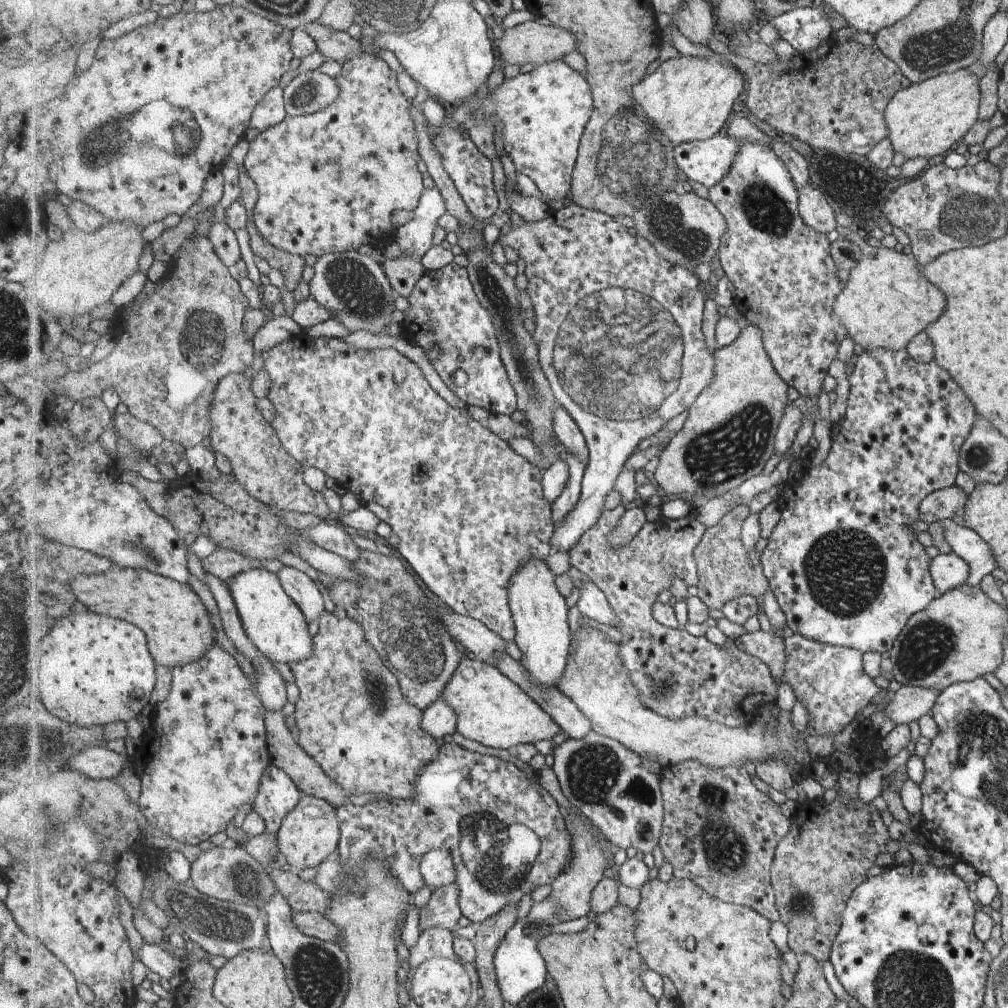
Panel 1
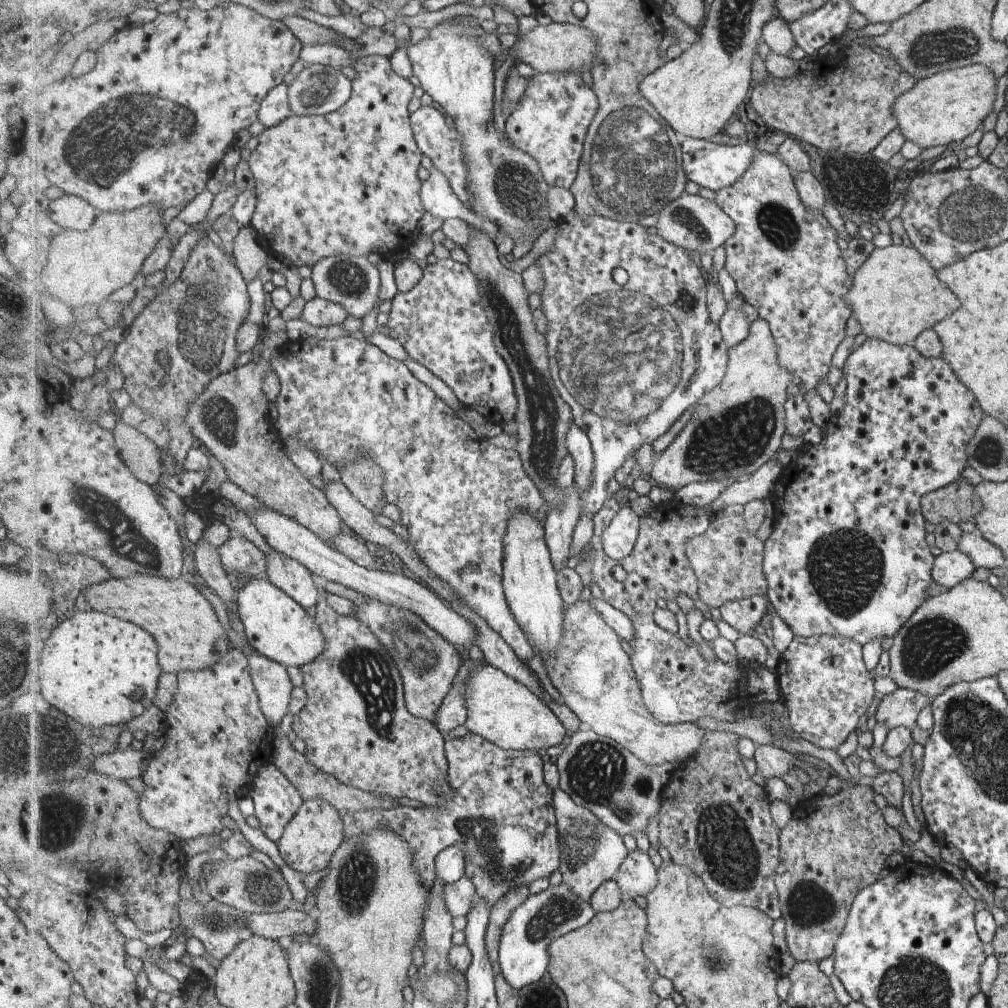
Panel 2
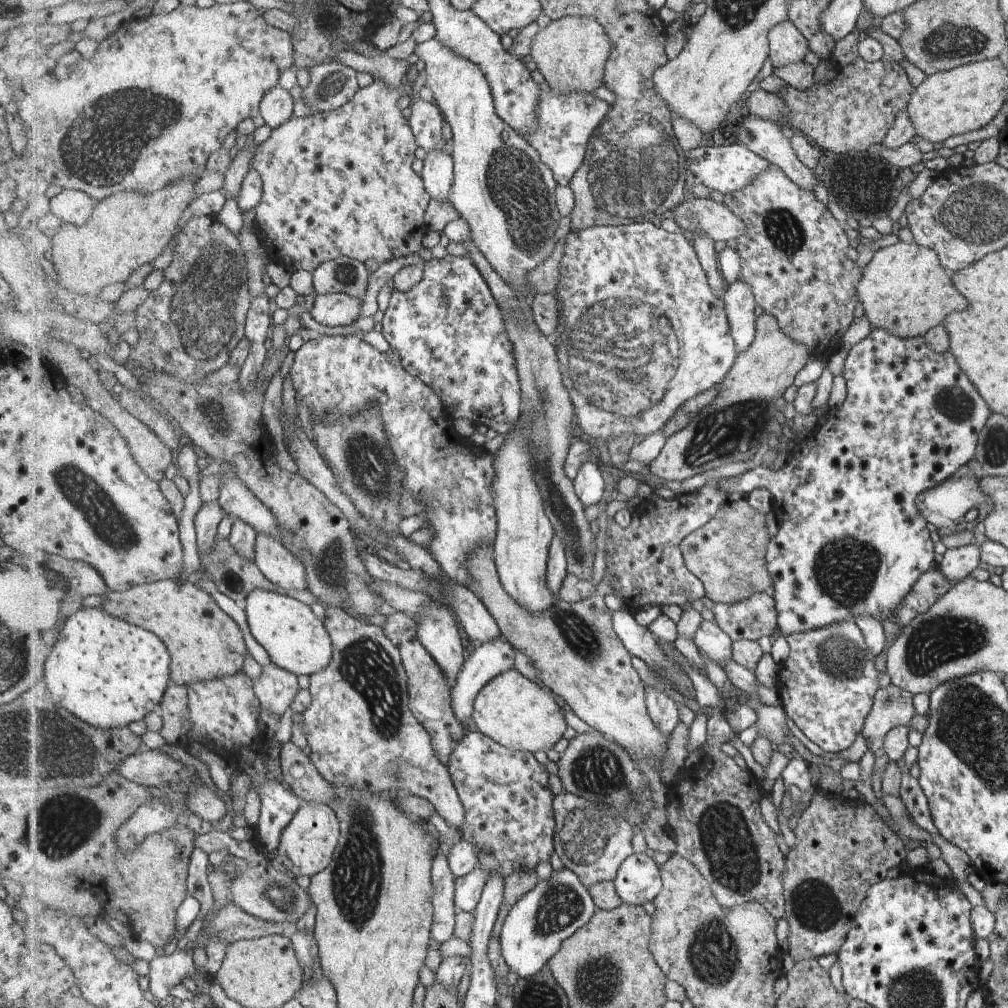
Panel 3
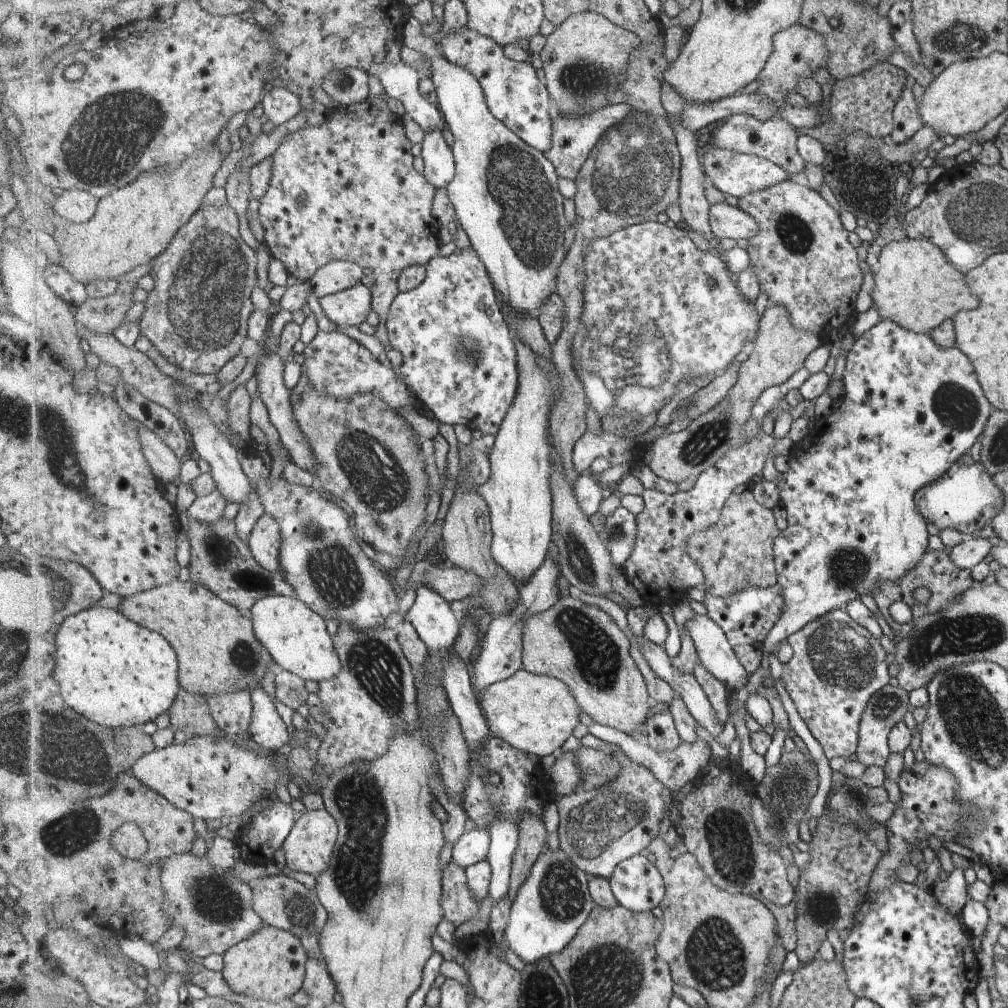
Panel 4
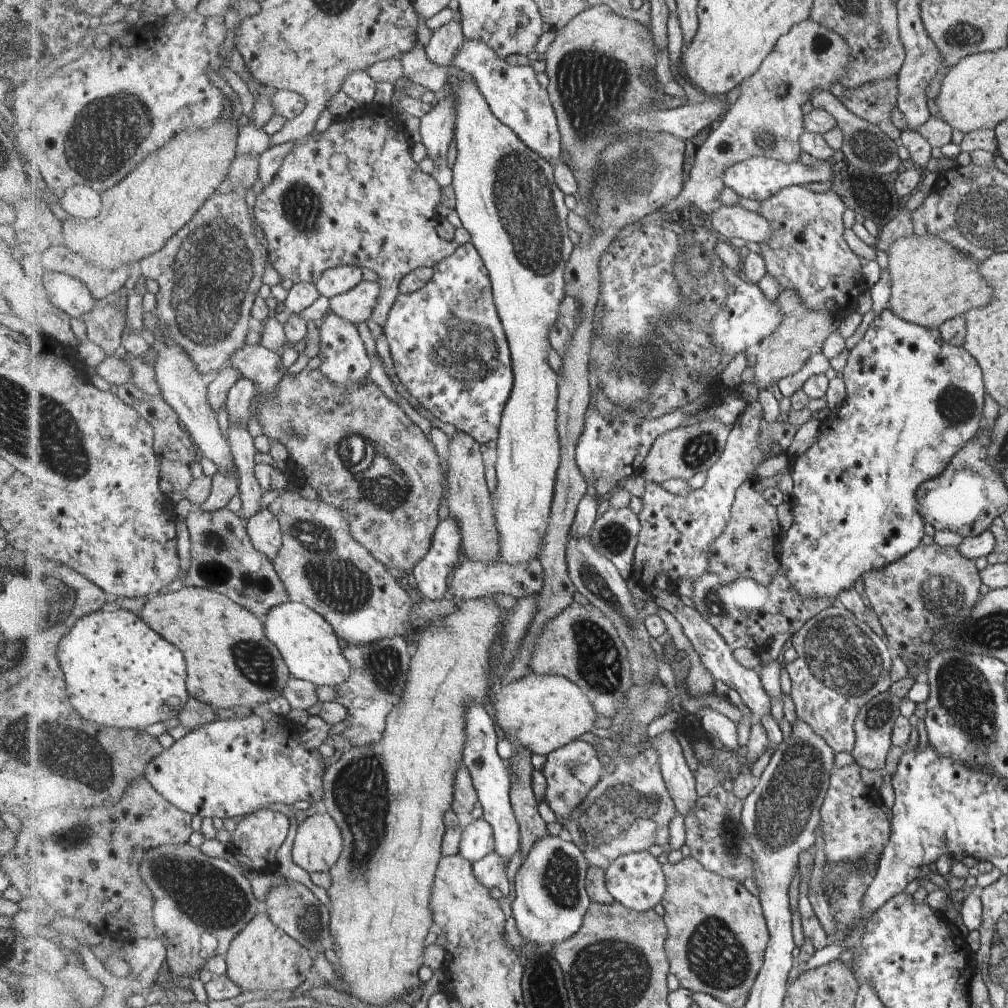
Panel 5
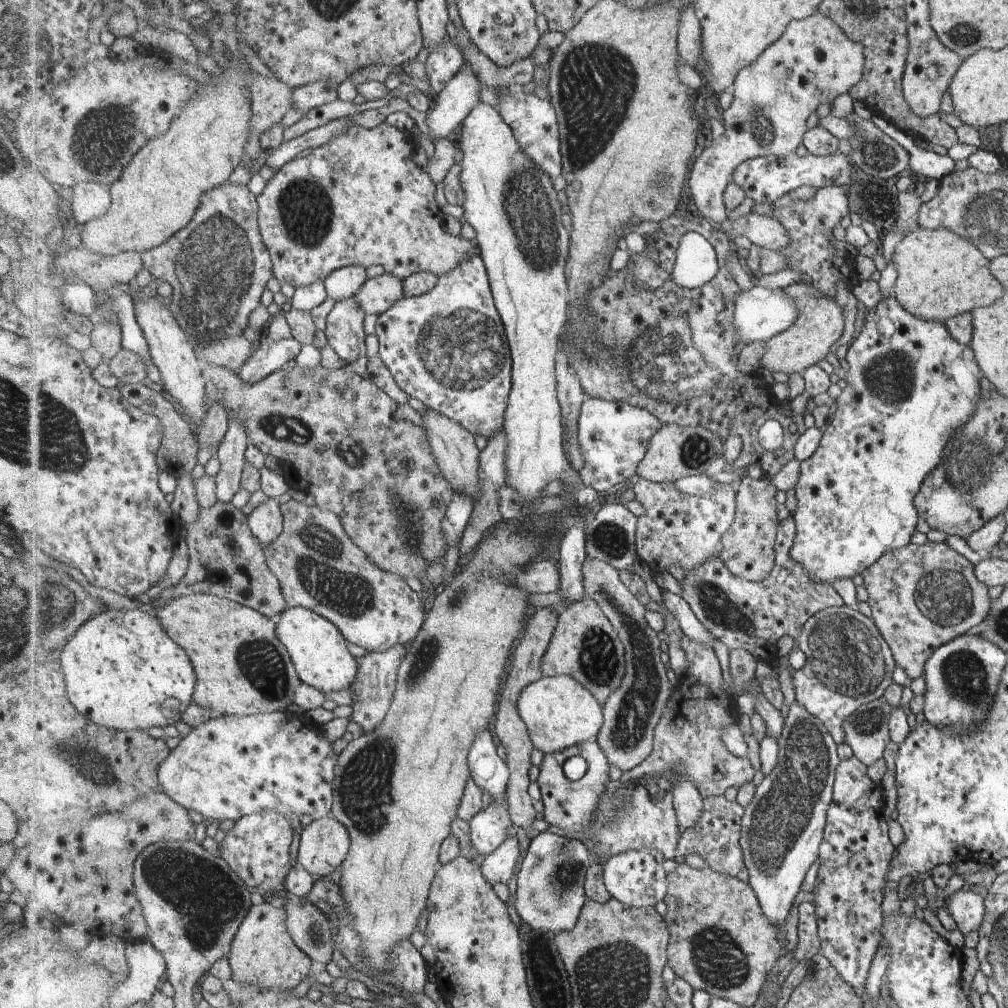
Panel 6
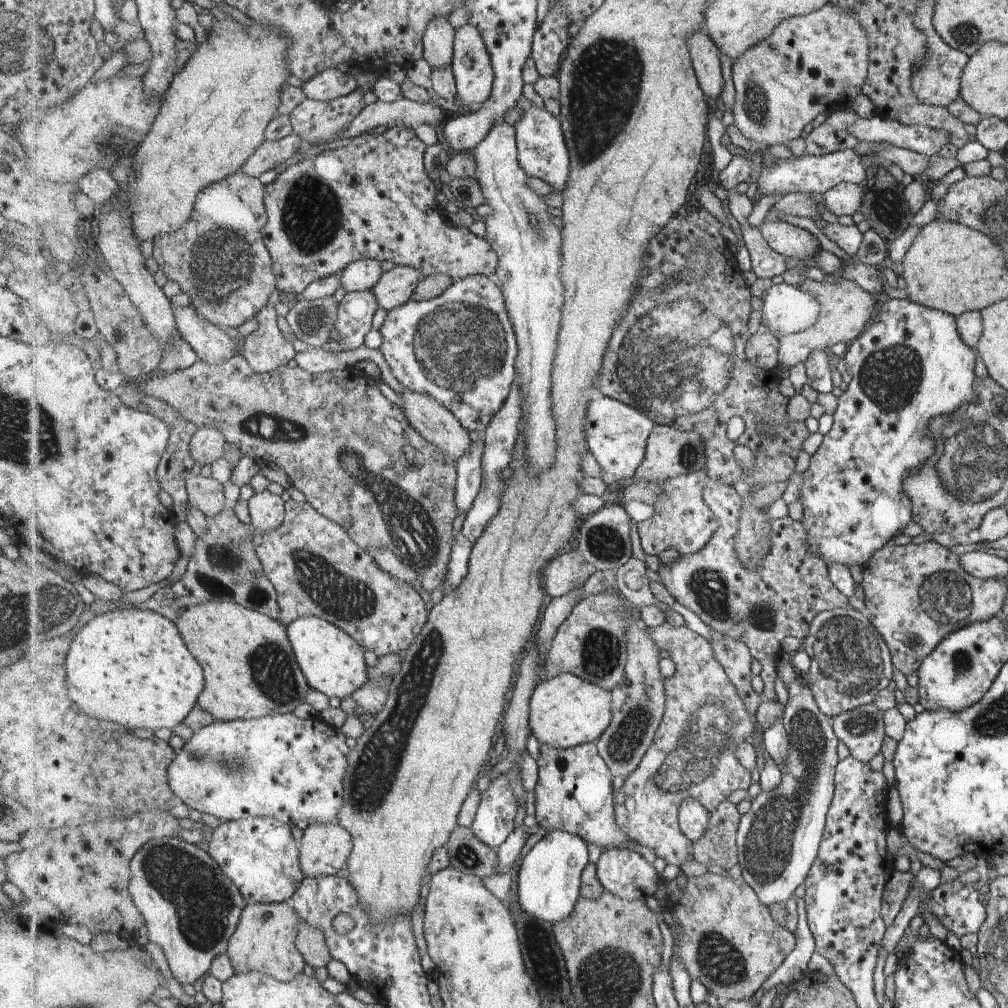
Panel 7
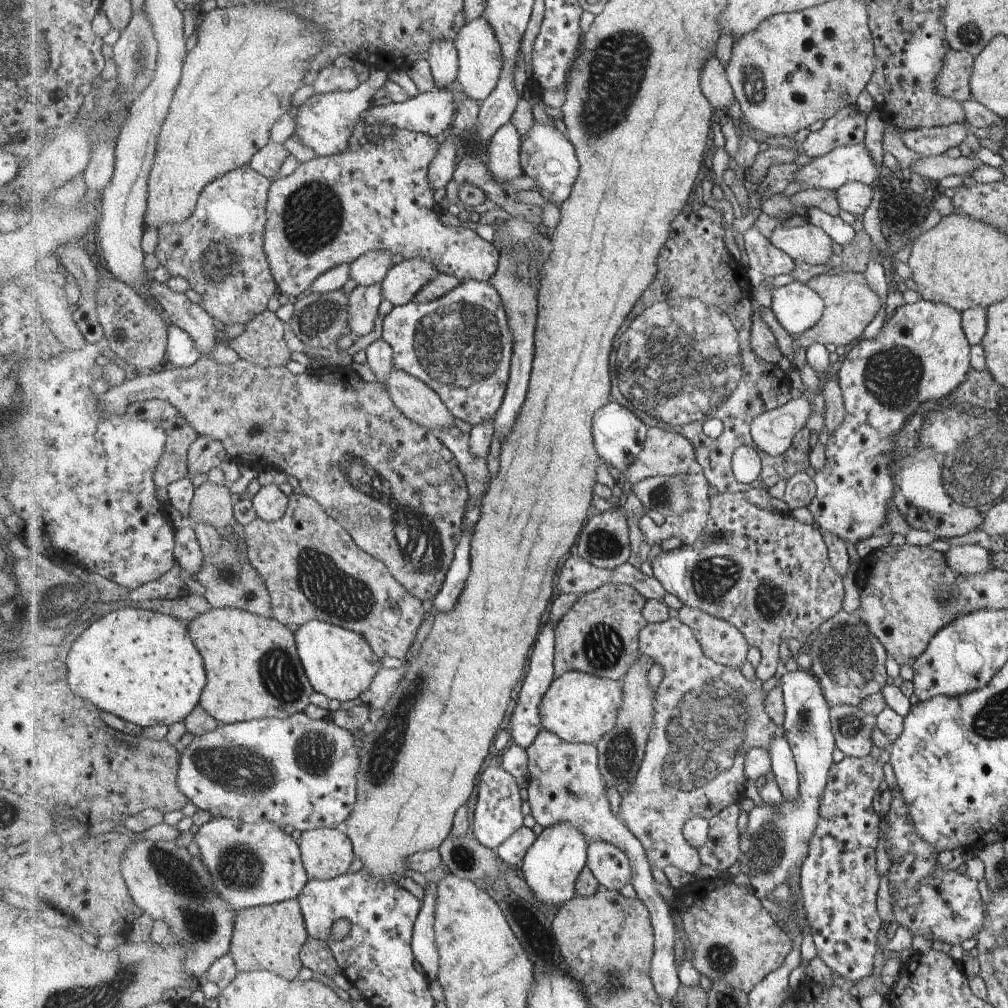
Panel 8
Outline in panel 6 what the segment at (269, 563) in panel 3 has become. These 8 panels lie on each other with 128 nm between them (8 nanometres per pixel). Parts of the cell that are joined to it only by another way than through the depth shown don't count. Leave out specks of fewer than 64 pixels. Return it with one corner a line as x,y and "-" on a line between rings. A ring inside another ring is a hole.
277,498
263,502
248,515
248,522
253,534
263,546
275,542
283,530
283,514

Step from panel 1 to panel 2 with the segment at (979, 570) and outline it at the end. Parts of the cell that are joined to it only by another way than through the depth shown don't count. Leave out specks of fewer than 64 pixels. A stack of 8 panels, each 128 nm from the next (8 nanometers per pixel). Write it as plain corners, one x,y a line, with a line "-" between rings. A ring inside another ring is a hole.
977,532
961,533
961,538
957,542
959,552
967,554
971,564
976,568
995,568
1001,566
1005,558
1001,554
1001,550
997,546
993,546
991,542
985,540

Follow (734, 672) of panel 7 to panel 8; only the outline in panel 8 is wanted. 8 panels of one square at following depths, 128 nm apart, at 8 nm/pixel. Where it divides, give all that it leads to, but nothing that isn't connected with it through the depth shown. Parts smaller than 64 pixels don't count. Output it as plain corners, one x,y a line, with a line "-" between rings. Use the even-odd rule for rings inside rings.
681,605
673,615
693,629
703,654
715,663
741,668
747,662
750,642
731,622
687,605

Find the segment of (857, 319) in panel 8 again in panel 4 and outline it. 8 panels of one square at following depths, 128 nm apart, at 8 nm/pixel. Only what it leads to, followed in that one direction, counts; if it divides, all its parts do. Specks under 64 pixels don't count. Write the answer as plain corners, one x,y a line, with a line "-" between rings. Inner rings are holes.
783,304
769,305
762,314
751,356
740,365
738,381
725,398
728,399
730,408
727,411
721,408
711,409
693,420
686,429
661,435
651,446
651,462
647,464
650,470
659,478
673,483
683,482
713,468
714,464
731,452
731,448
741,448
749,444
749,435
745,436
745,426
751,420
751,410
761,394
771,386
785,384
795,372
805,366
809,354
824,343
815,332
795,328
789,310

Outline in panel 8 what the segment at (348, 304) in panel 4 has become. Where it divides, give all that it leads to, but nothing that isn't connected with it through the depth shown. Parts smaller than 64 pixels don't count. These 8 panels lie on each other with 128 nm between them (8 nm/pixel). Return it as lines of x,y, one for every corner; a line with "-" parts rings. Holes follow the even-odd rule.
415,258
395,265
382,282
384,300
393,306
407,304
415,299
422,288
439,276
433,258

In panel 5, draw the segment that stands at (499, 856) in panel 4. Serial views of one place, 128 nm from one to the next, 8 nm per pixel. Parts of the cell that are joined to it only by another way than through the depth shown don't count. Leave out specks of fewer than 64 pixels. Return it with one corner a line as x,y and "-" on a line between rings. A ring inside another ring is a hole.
477,702
471,704
467,710
467,744
464,750
464,763
471,771
476,784
483,816
493,826
496,840
495,851
501,858
505,858
505,862
510,862
516,857
517,852
520,852
521,829
510,799
512,772
506,760
497,752
497,742
499,742
497,736
499,734
495,730
491,709

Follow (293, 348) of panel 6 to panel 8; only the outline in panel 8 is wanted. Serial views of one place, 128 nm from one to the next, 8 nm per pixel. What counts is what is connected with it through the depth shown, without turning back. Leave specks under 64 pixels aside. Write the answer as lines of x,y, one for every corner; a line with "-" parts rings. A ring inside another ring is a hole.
266,310
245,324
244,332
225,343
234,349
241,359
259,367
285,366
289,364
291,350
285,342
286,323

